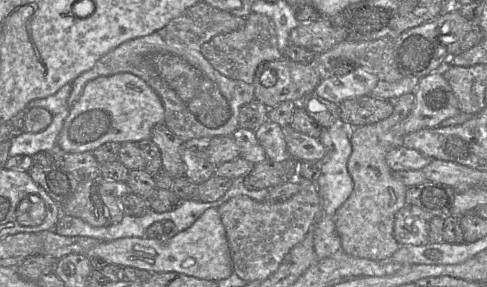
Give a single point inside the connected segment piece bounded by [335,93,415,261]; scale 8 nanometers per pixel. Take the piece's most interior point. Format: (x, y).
(365, 222)

